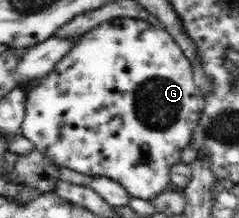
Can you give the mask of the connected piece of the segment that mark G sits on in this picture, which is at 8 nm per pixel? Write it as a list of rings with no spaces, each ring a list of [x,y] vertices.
[[[113,18],[84,33],[80,41],[73,45],[72,49],[56,63],[52,71],[44,76],[34,89],[30,89],[26,97],[21,133],[31,141],[36,150],[54,161],[58,167],[66,167],[90,177],[110,178],[122,185],[131,197],[140,197],[148,201],[160,195],[166,189],[166,185],[171,183],[170,171],[176,163],[180,163],[183,149],[190,145],[202,109],[202,99],[198,97],[197,87],[193,81],[192,65],[184,56],[182,49],[163,27],[151,25],[147,20],[137,18]]]

